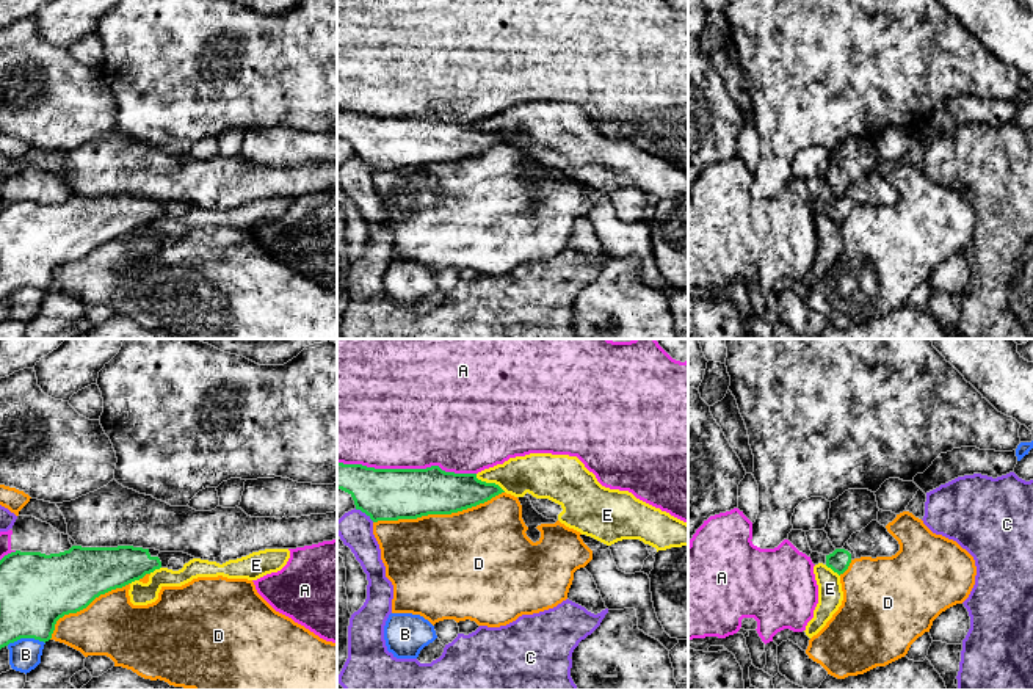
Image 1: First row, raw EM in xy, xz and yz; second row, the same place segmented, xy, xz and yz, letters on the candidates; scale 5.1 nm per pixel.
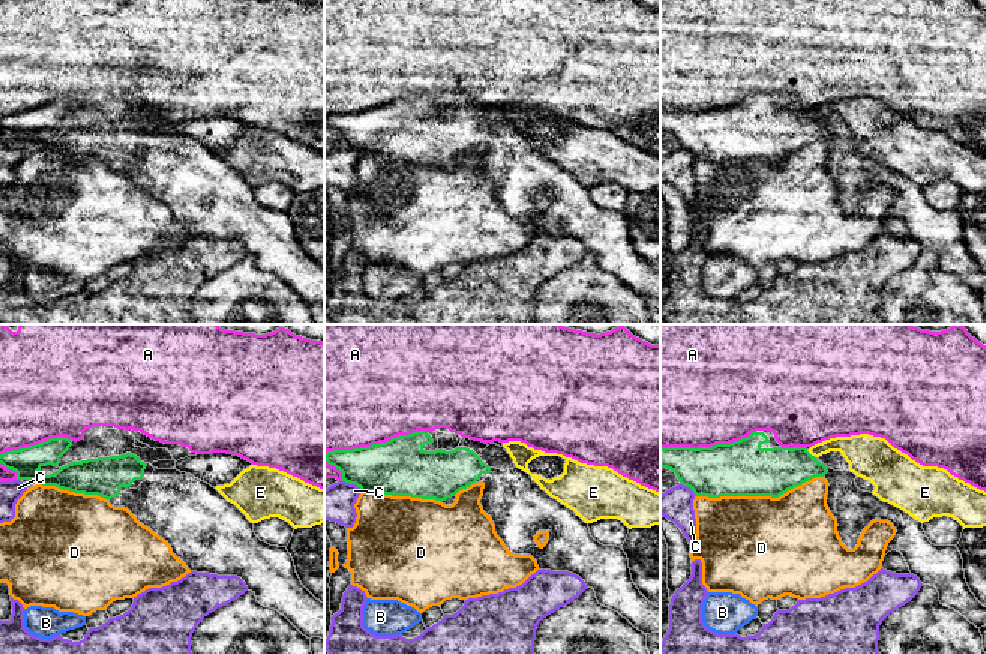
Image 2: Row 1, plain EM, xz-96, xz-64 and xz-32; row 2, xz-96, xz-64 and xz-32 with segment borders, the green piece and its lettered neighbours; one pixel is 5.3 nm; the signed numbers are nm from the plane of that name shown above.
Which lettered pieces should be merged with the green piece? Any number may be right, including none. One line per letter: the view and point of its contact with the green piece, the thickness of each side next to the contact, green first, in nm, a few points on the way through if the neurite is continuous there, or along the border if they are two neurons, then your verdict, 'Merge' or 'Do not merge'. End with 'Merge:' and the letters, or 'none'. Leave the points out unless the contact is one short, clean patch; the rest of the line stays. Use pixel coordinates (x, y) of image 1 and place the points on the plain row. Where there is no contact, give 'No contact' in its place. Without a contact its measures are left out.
A: Touches green at xz (406, 118). Thickness 280 nm (green) against 500 nm. Do not merge
B: Touches green at xy (25, 286). Thickness 380 nm (green) against 160 nm. Do not merge
C: Touches green at xz (364, 160). Thickness 280 nm (green) against 180 nm. Do not merge
D: Touches green at xz (438, 162). Thickness 260 nm (green) against 500 nm. Do not merge
E: Touches green at xz (489, 132). Thickness 220 nm (green) against 220 nm. Do not merge
Merge: none

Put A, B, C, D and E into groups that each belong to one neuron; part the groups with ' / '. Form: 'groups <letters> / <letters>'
groups A / B / C / D / E

